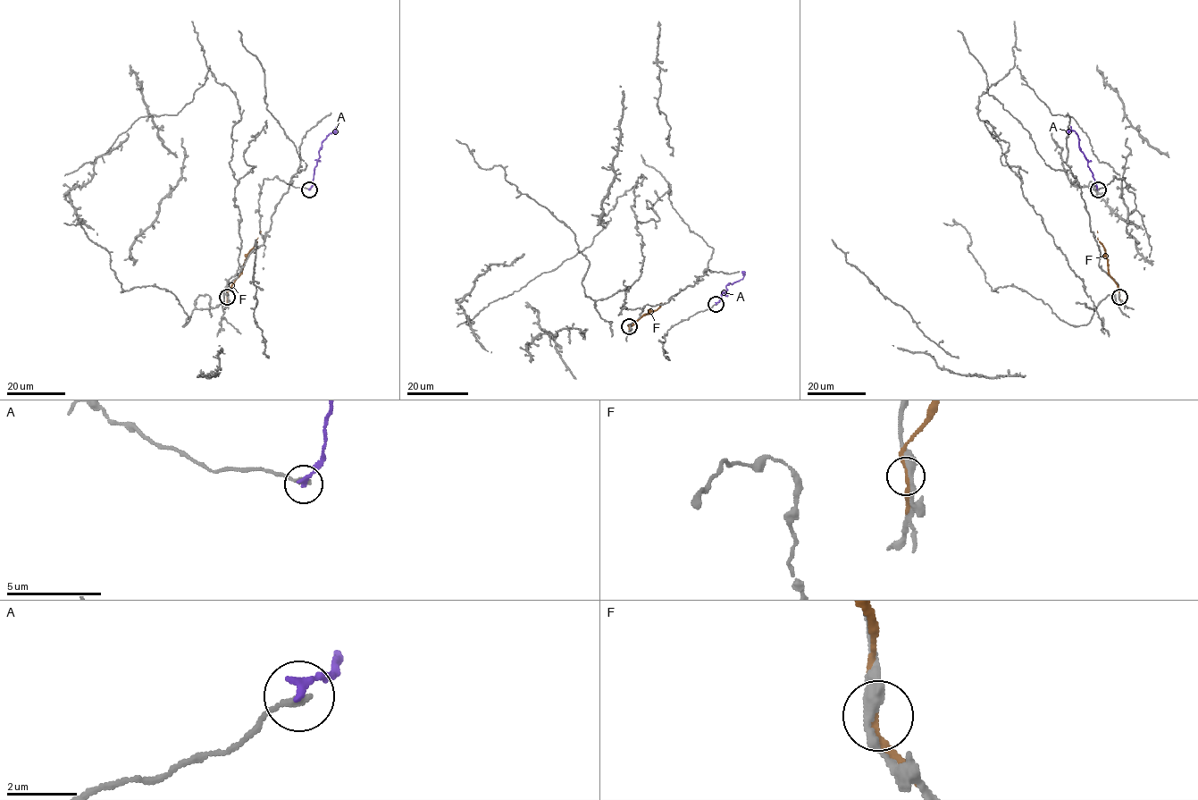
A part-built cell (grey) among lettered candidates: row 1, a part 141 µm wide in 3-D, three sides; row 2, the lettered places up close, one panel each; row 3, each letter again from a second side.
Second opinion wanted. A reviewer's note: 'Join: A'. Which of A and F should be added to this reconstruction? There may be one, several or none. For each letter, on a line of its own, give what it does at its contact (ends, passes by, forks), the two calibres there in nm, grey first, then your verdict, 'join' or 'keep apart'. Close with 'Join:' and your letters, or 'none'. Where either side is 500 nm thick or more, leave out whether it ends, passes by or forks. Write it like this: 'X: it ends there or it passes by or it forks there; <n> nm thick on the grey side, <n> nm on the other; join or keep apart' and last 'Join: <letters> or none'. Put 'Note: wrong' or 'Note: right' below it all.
A: it ends there; 240 nm thick on the grey side, 240 nm on the other; keep apart
F: it passes by; 340 nm thick on the grey side, 220 nm on the other; keep apart
Join: none
Note: wrong

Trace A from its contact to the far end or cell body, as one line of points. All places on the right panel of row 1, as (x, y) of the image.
A: (1098, 189), (1088, 160), (1079, 147), (1078, 135), (1073, 130), (1068, 131)

